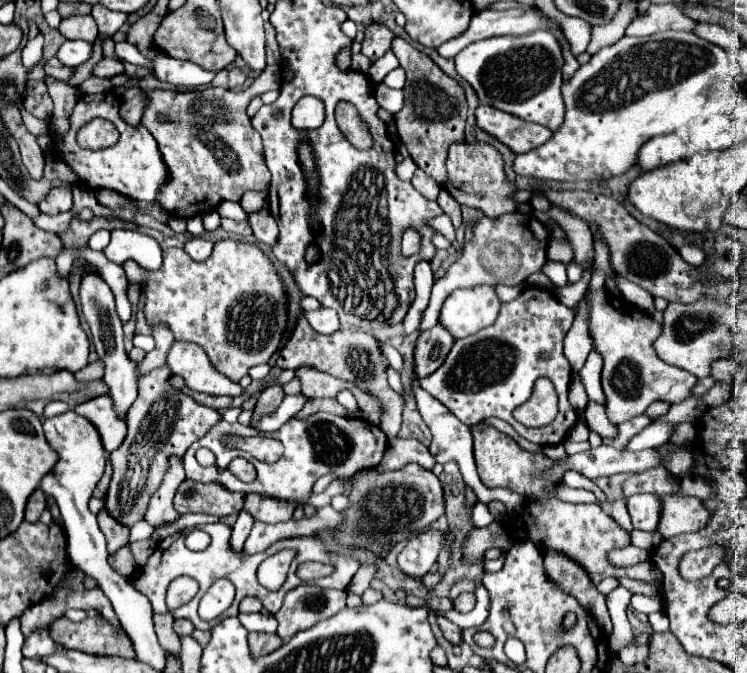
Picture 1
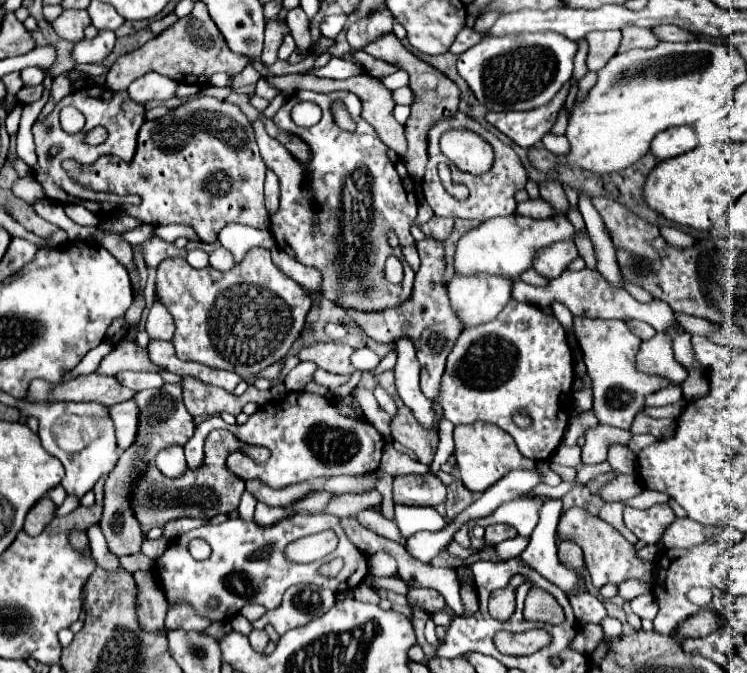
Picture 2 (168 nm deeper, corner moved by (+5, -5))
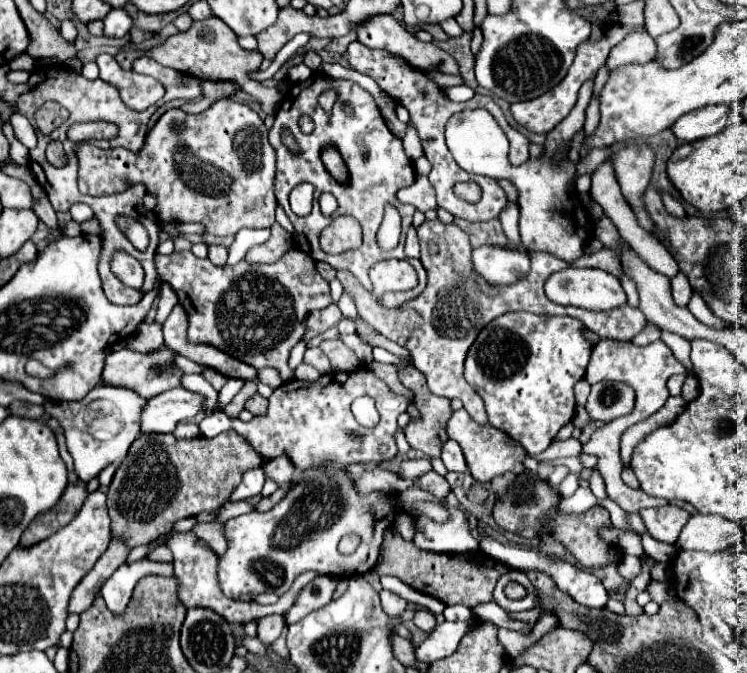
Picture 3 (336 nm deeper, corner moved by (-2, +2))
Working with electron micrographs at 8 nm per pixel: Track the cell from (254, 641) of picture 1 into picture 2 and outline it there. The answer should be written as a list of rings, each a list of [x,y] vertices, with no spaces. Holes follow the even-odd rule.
[[[252,630],[248,638],[250,638],[250,646],[252,646],[254,650],[264,652],[264,648],[266,648],[266,644],[268,644],[268,634],[266,634],[264,630]]]

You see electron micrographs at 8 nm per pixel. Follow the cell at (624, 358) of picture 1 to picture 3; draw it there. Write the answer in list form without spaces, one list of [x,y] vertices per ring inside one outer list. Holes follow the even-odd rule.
[[[595,383],[587,399],[587,413],[591,419],[605,423],[631,413],[635,405],[635,391],[623,383]]]

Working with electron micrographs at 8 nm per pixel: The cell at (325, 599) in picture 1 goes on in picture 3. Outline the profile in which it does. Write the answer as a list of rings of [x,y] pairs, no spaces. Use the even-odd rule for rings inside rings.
[[[321,575],[315,581],[311,581],[303,589],[303,593],[295,601],[295,605],[285,613],[287,625],[291,625],[295,621],[301,621],[311,611],[321,609],[323,605],[327,605],[331,601],[331,597],[333,597],[335,585],[337,585],[337,577],[331,577],[331,575]]]

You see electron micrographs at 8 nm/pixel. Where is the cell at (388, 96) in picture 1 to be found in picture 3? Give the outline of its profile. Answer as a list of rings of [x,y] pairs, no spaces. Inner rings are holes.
[[[409,123],[409,131],[407,131],[405,139],[403,139],[403,147],[405,155],[407,155],[411,161],[415,161],[415,159],[419,159],[419,157],[423,155],[423,147],[421,147],[419,137],[417,137],[415,129],[411,127],[411,123]]]

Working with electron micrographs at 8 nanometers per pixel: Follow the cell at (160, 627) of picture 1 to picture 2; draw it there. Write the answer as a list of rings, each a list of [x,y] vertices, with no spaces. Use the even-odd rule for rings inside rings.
[[[134,572],[136,588],[138,588],[138,622],[144,632],[158,632],[164,628],[164,618],[166,618],[166,600],[158,584],[152,580],[152,572]]]

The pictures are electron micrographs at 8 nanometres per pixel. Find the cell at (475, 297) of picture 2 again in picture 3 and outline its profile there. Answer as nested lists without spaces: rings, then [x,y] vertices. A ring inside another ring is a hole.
[[[481,245],[473,249],[473,267],[491,285],[511,285],[527,275],[529,255],[511,247]]]

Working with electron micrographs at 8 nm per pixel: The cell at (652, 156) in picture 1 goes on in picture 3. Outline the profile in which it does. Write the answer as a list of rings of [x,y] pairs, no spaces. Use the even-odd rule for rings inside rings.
[[[707,105],[703,109],[695,109],[695,113],[687,113],[687,117],[679,117],[671,127],[681,143],[689,143],[701,137],[709,137],[719,133],[731,117],[731,107],[727,105]]]

